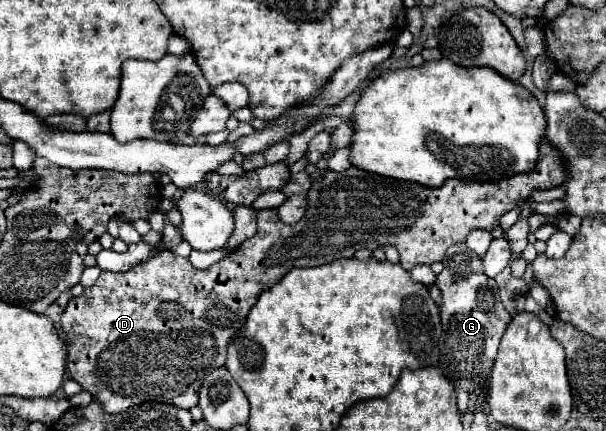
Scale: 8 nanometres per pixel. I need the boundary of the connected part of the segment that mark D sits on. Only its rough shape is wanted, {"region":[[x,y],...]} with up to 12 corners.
{"region":[[325,170],[301,222],[207,270],[157,250],[61,314],[67,372],[109,414],[197,406],[289,270],[493,230],[533,172],[441,188]]}

